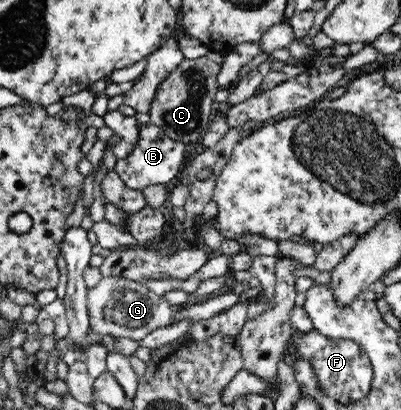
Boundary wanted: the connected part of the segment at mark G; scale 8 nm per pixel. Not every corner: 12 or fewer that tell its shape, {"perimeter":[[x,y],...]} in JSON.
{"perimeter":[[106,276],[87,288],[90,328],[143,339],[175,307],[146,285]]}

